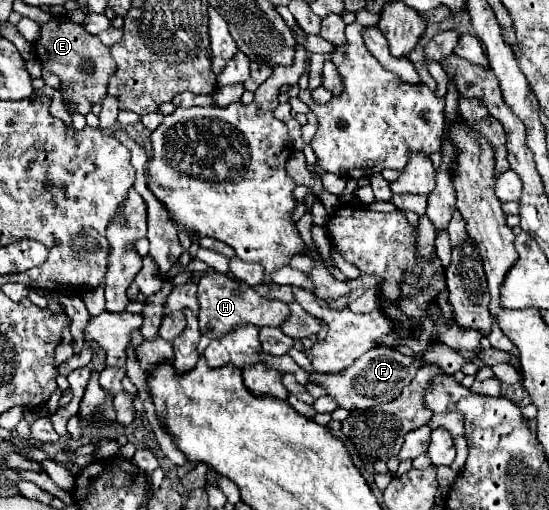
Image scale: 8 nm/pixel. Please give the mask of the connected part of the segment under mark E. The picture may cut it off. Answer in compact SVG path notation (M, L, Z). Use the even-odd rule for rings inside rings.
M55 16L47 24L41 26L41 38L35 44L37 58L41 64L55 72L61 80L61 96L67 112L77 112L77 114L89 114L91 106L101 102L107 92L107 82L115 74L115 60L105 44L89 32L81 24L73 24L67 16ZM83 60L93 60L95 72L85 74L81 72L81 62Z

